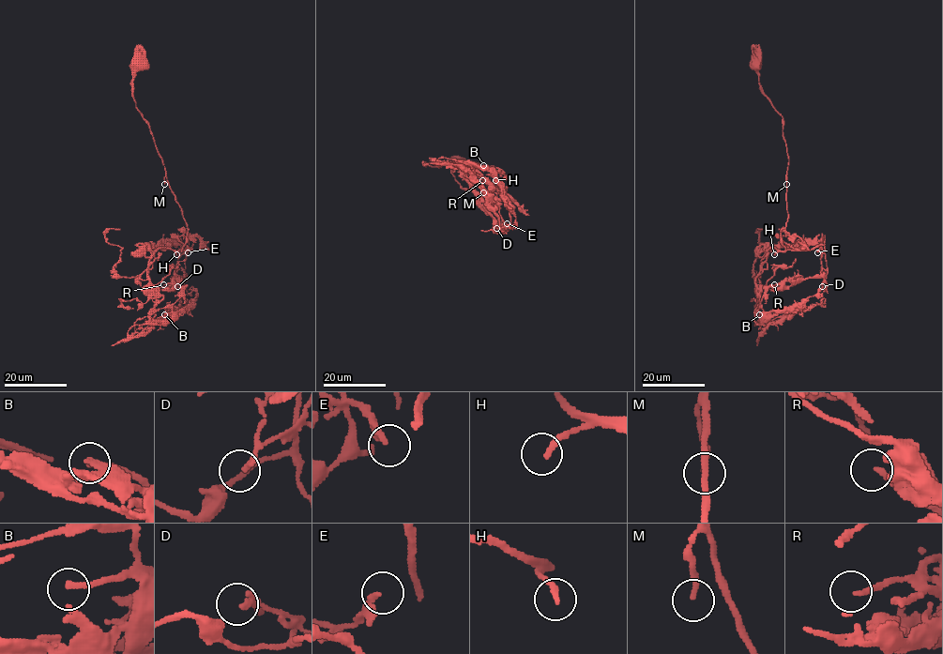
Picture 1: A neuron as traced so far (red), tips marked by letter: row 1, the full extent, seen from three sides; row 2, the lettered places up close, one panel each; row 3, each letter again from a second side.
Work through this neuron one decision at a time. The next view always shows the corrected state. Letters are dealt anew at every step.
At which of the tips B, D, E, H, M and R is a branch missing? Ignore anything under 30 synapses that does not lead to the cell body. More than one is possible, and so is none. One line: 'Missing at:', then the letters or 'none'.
Missing at: none

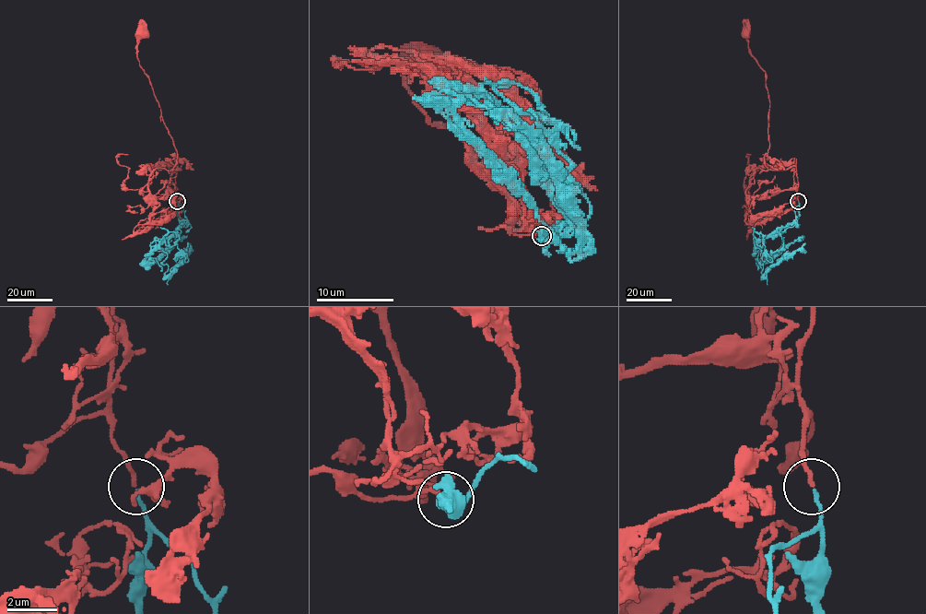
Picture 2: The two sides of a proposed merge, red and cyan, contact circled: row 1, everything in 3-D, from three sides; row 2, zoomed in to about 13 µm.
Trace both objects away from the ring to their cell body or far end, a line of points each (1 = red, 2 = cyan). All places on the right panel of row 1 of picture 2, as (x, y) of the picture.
1: (798, 201), (791, 166), (754, 171), (767, 168), (770, 102), (766, 73), (744, 33)
2: (799, 202), (798, 218), (755, 247), (761, 250), (763, 276), (804, 243)

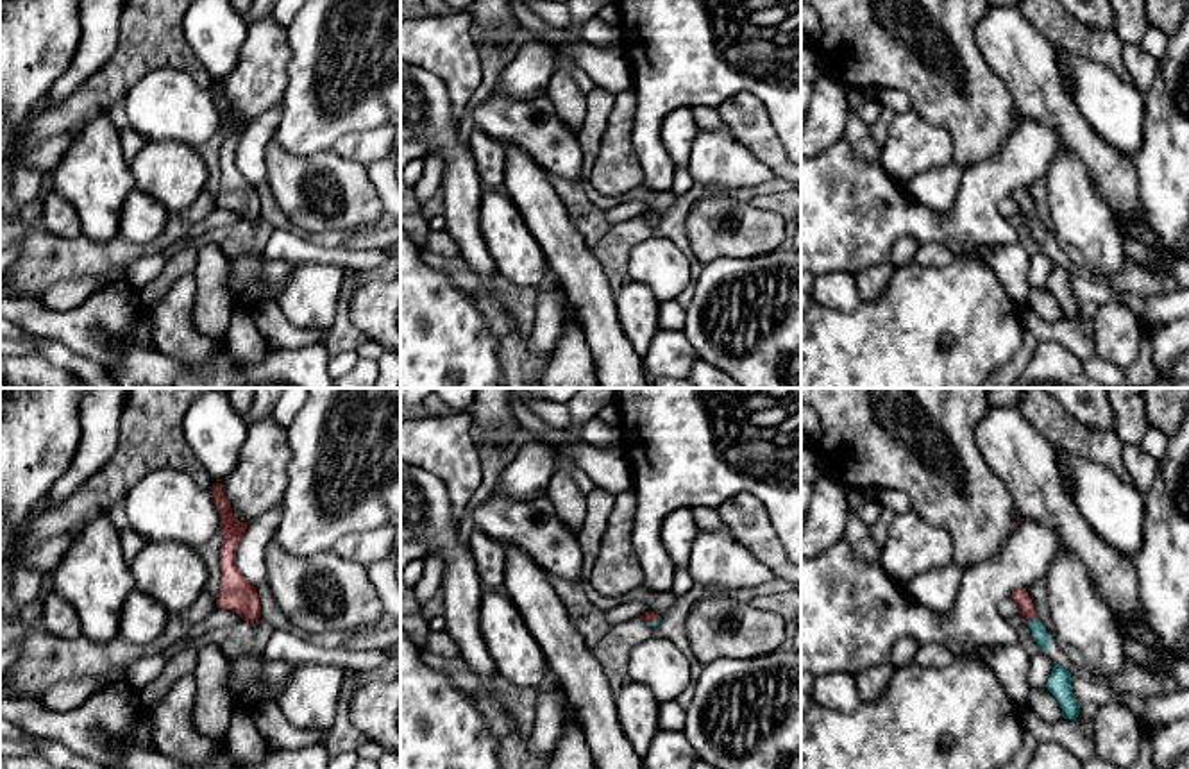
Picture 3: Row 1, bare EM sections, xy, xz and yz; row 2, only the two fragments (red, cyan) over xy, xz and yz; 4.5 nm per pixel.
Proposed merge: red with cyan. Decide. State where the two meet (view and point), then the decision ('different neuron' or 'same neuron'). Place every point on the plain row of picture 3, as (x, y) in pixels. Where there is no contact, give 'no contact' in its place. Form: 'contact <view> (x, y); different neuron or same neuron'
contact yz (1032, 215); same neuron

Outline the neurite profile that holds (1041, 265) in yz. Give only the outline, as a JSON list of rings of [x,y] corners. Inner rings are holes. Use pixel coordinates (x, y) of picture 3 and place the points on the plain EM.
[[[1046,249],[1030,256],[1028,283],[1032,288],[1046,288],[1048,277],[1055,266]]]

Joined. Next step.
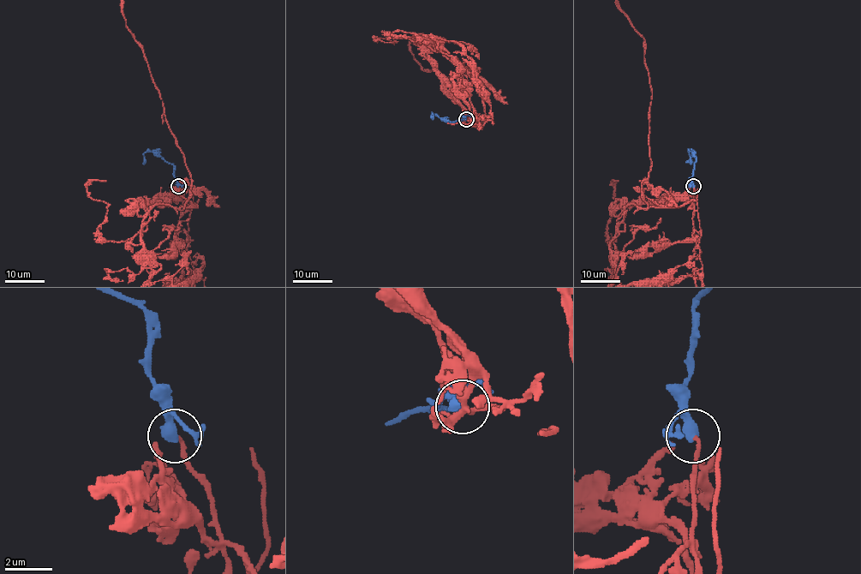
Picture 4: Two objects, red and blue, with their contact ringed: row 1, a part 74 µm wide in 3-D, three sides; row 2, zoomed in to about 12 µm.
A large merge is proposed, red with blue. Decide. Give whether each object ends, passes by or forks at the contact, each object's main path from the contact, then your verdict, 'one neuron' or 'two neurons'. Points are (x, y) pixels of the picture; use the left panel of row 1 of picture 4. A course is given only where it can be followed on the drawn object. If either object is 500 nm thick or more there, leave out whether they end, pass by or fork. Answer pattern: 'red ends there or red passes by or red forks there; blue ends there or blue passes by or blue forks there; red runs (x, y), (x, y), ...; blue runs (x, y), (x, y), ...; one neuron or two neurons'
red ends there; blue ends there; red runs (178, 186), (183, 201), (140, 203), (181, 210), (191, 185), (142, 46), (121, 8); blue runs (178, 186), (173, 165), (160, 157), (146, 152), (144, 164); one neuron

